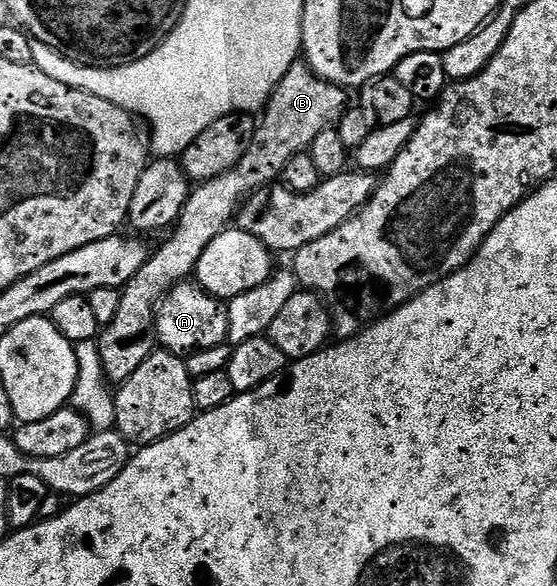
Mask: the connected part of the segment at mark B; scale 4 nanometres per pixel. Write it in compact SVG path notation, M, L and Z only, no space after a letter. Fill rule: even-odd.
M303 61L293 64L286 77L278 81L259 116L252 144L250 149L246 149L242 161L238 161L226 173L189 190L186 205L171 232L173 235L157 251L153 250L149 254L142 269L138 269L138 273L134 273L134 277L130 277L130 281L120 291L118 313L98 336L104 375L109 384L121 385L150 357L154 350L153 331L160 300L169 294L172 287L187 280L195 272L206 245L210 245L210 241L214 241L214 237L223 231L229 230L240 204L252 192L275 184L282 169L286 169L286 161L290 161L290 157L299 151L308 151L318 133L328 127L335 128L345 111L349 110L348 95L345 88L319 79Z

